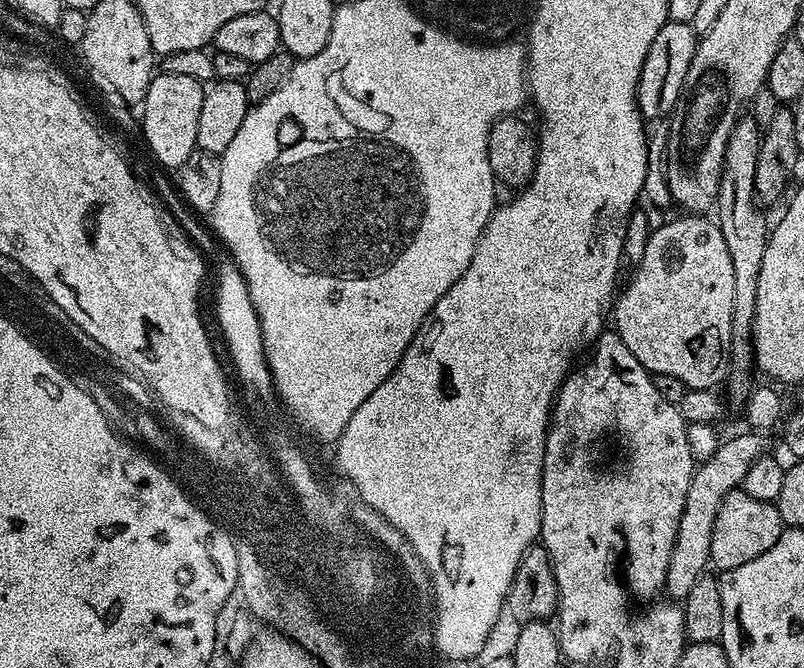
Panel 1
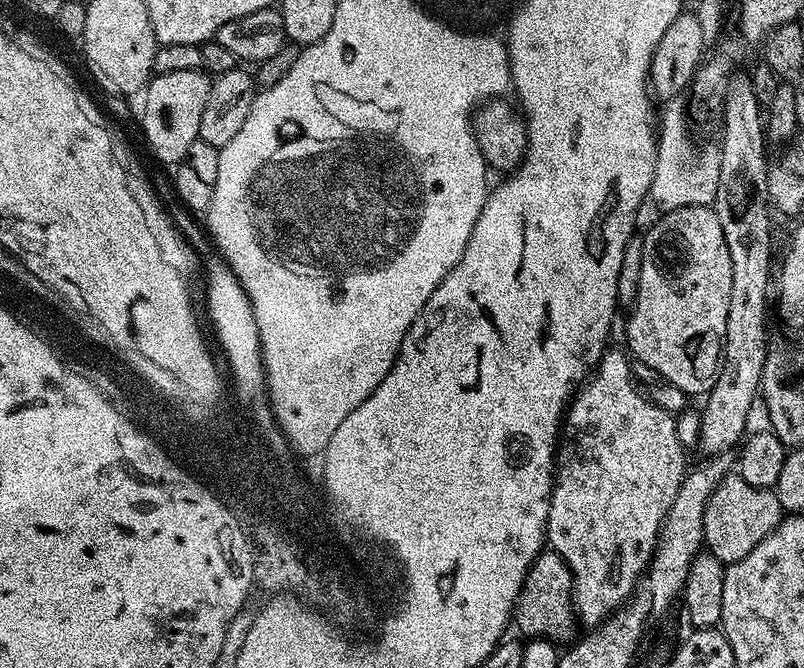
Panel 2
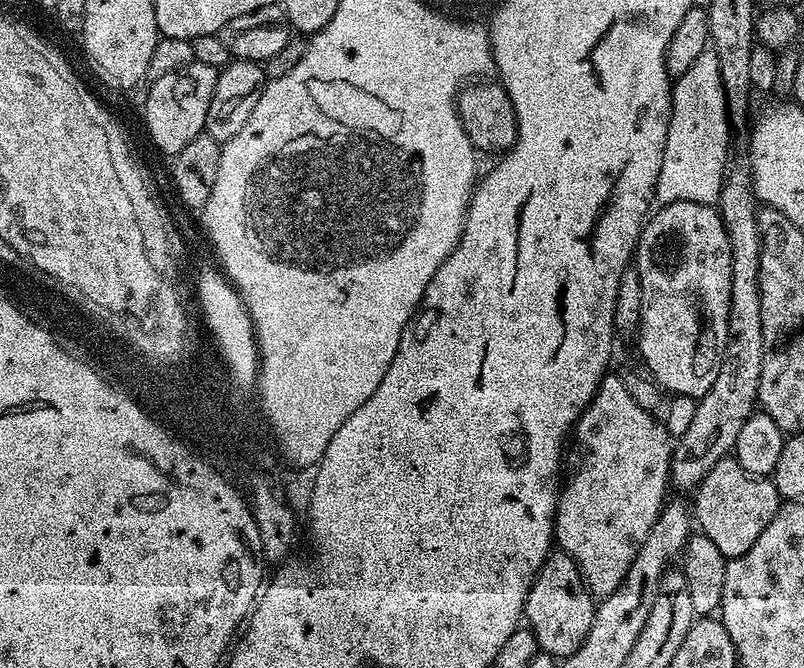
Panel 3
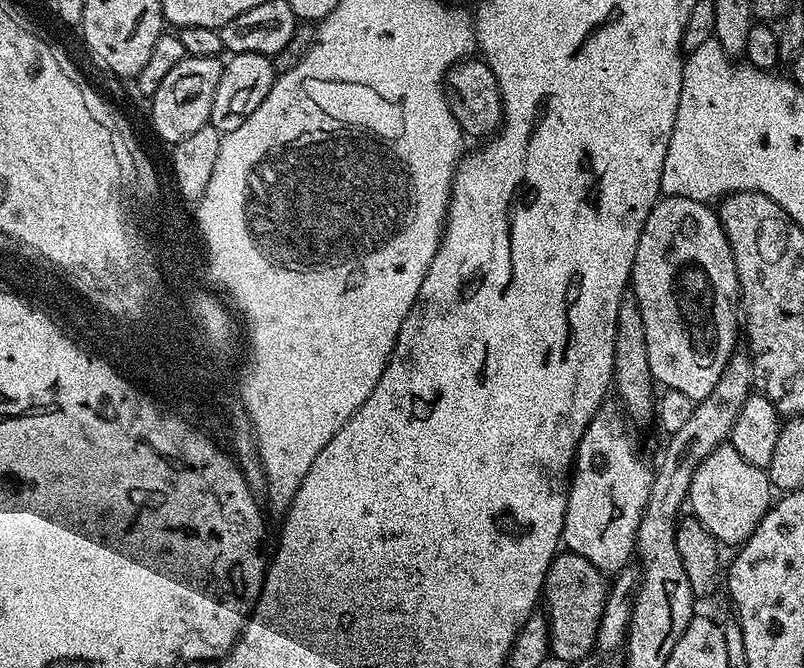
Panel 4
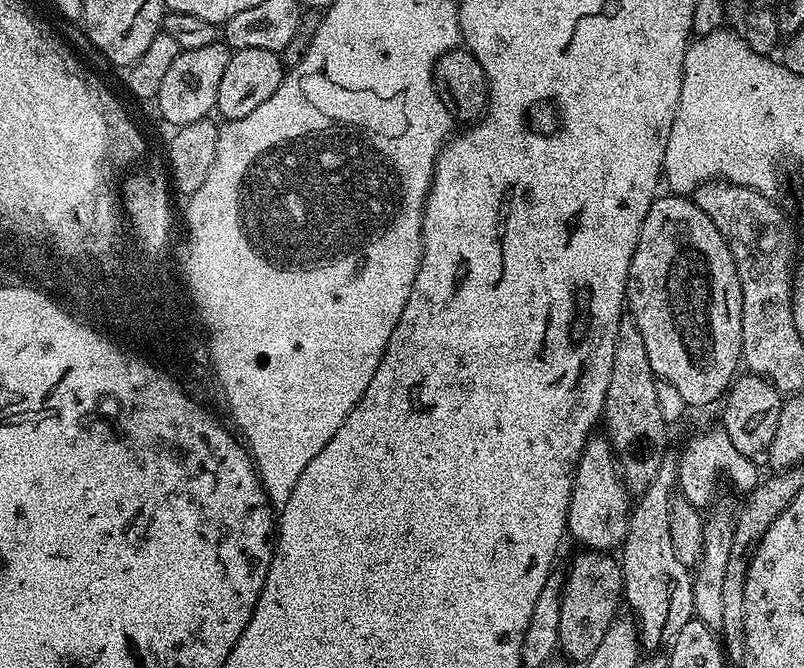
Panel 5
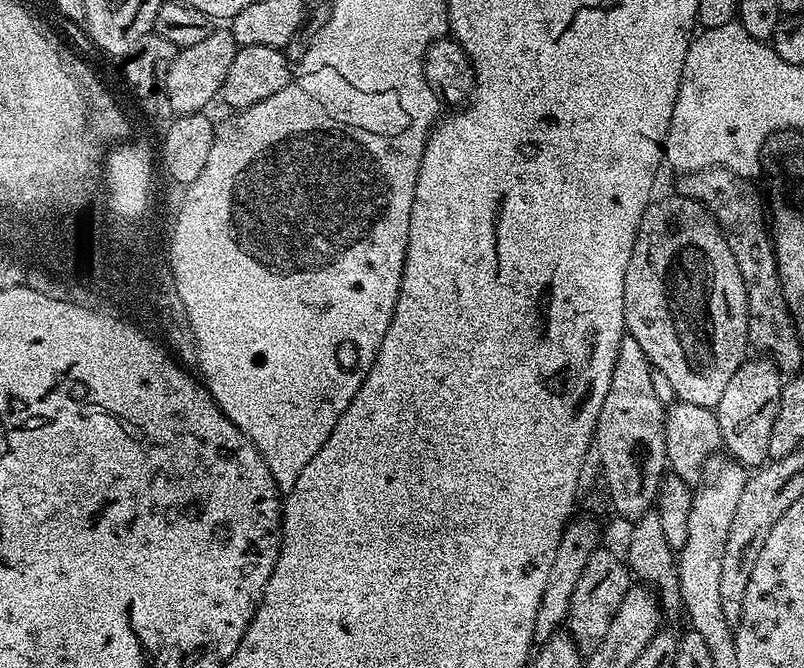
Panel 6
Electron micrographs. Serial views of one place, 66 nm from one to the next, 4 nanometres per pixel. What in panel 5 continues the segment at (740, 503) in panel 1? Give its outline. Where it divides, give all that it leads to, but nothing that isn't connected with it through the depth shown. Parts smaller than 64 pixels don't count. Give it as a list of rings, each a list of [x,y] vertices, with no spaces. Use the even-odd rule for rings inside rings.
[[[722,426],[708,428],[700,432],[681,452],[678,452],[680,474],[678,477],[678,492],[681,497],[689,500],[694,507],[704,510],[716,496],[716,487],[725,476],[741,494],[747,494],[760,483],[761,469],[746,454],[738,454],[734,442],[730,442],[730,434]]]

